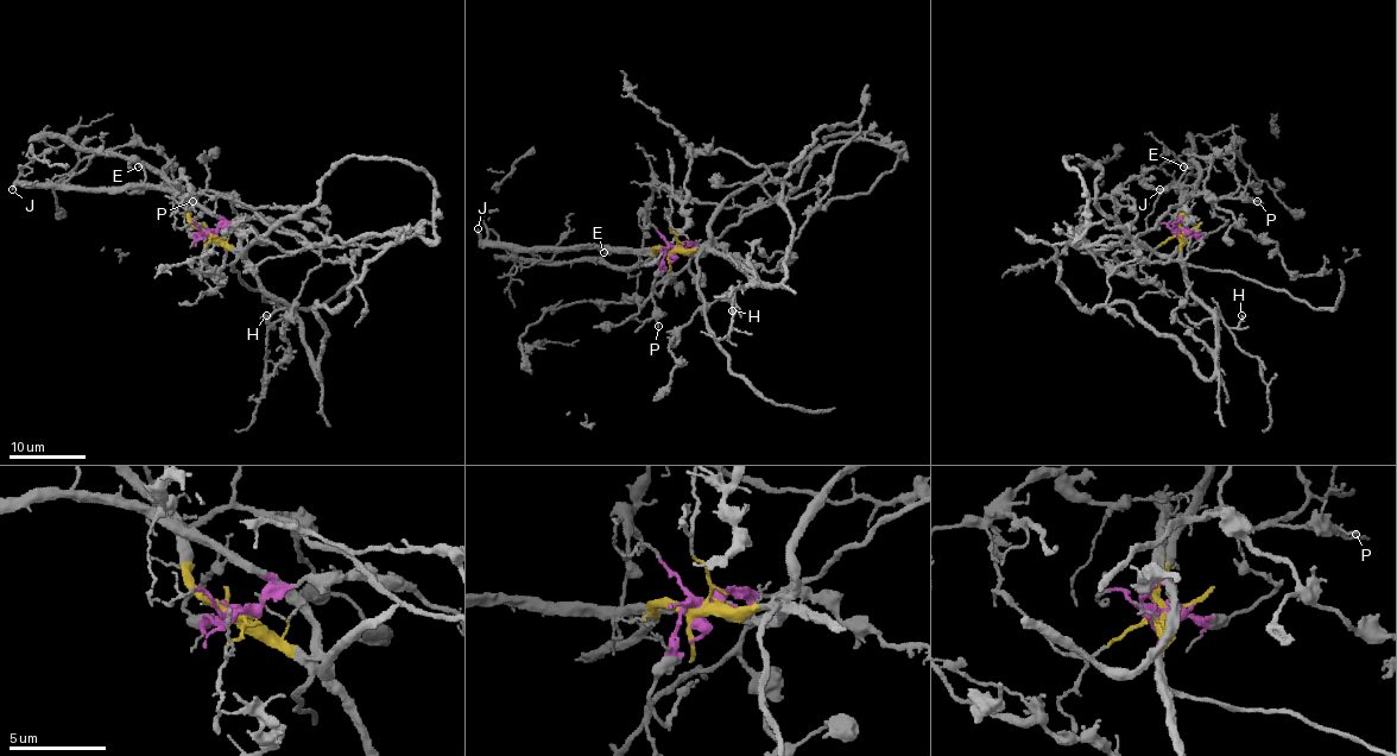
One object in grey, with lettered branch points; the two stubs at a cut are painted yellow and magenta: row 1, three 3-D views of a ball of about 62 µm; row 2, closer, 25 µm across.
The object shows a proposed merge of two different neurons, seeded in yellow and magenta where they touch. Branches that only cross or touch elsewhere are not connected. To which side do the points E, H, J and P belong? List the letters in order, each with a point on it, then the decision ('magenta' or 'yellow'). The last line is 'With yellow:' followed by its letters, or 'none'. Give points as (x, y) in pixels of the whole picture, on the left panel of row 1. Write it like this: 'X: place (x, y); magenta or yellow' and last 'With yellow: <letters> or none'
E: place (138, 167); magenta
H: place (266, 315); yellow
J: place (12, 189); magenta
P: place (193, 201); yellow
With yellow: H, P

